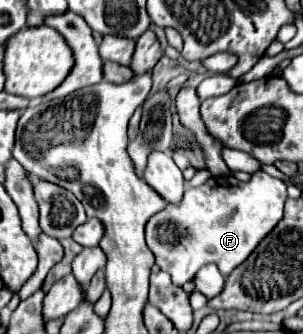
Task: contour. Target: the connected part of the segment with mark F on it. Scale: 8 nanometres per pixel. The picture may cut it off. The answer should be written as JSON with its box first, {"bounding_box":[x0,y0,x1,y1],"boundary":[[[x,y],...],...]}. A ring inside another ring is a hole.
{"bounding_box":[146,172,286,286],"boundary":[[[254,172],[248,182],[238,182],[232,176],[212,176],[200,188],[188,188],[180,206],[168,204],[162,212],[152,216],[146,224],[146,244],[156,256],[156,264],[172,276],[172,282],[184,286],[188,280],[196,276],[196,272],[206,264],[216,264],[222,276],[226,278],[236,266],[240,266],[252,250],[262,242],[268,232],[274,230],[278,220],[284,216],[284,202],[286,202],[286,186],[282,180],[268,176],[266,172]]]}

